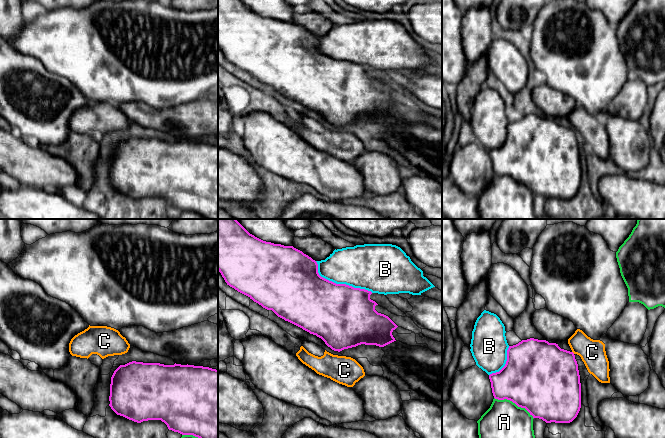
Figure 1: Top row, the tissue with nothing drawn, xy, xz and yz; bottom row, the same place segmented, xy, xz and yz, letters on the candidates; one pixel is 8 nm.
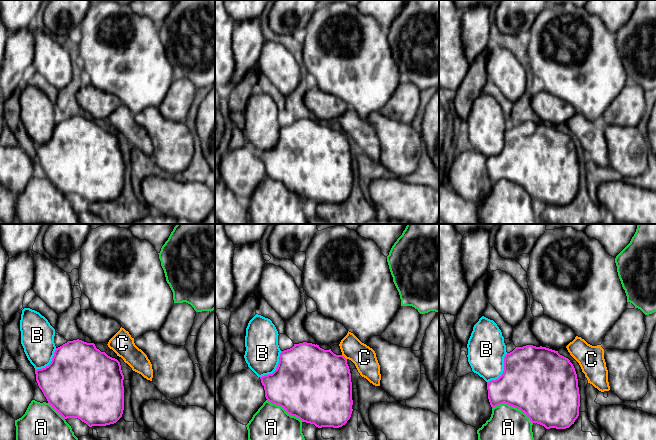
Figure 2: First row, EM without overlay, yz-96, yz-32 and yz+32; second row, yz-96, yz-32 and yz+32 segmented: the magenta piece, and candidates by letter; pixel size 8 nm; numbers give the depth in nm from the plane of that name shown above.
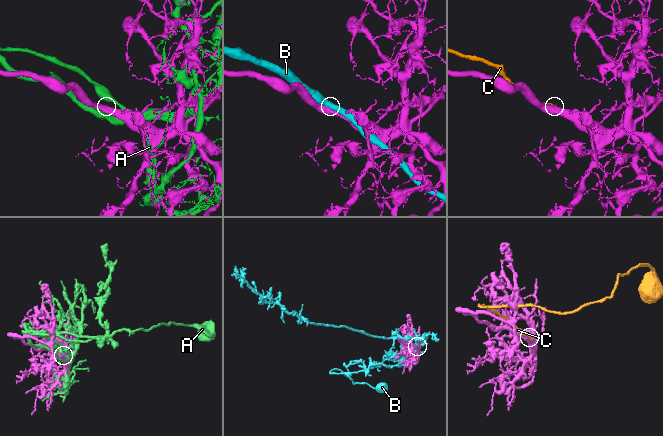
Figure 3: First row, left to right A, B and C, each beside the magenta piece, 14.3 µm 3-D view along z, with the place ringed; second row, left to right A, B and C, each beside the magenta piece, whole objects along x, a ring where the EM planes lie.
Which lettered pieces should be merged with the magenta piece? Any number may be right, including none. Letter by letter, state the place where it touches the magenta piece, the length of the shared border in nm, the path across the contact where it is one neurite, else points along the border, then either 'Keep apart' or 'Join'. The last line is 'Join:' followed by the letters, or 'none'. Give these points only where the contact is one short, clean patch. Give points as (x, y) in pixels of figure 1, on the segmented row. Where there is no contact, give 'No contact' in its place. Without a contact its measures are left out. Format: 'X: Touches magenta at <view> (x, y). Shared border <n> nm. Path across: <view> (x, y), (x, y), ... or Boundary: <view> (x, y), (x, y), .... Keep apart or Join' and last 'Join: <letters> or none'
A: Touches magenta at yz (514, 402). Shared border 360 nm. Keep apart
B: Touches magenta at xz (339, 284). Shared border 550 nm. Keep apart
C: No contact. Join
Join: C

